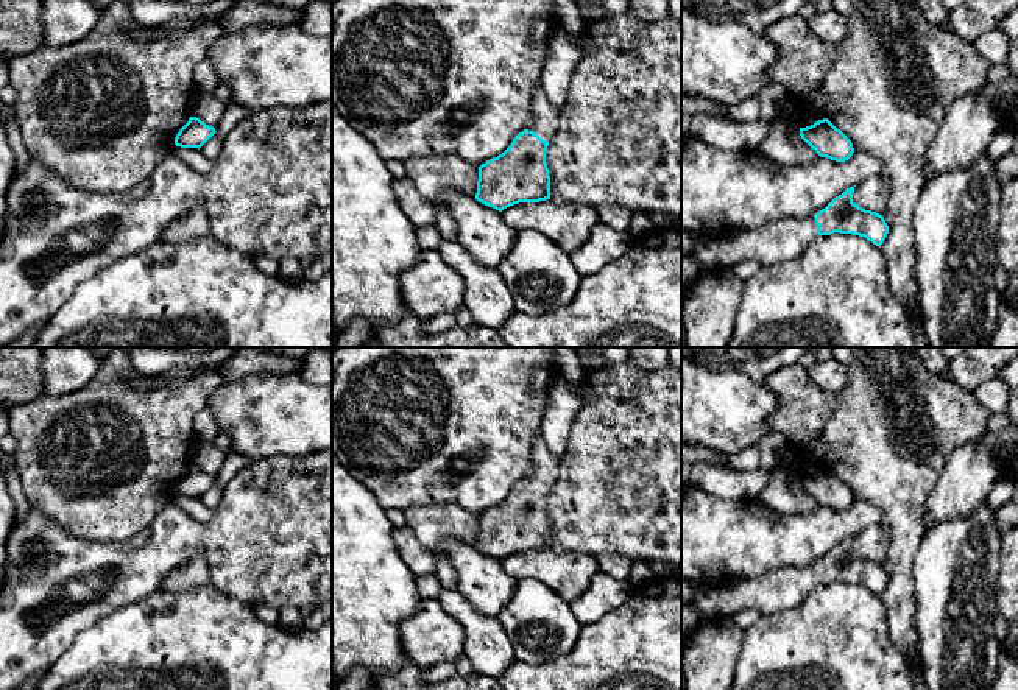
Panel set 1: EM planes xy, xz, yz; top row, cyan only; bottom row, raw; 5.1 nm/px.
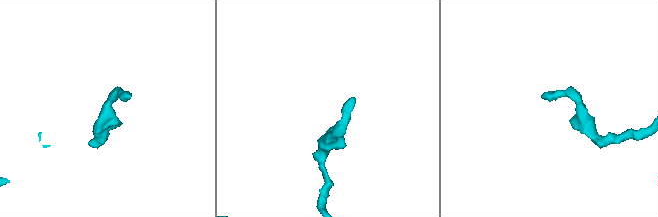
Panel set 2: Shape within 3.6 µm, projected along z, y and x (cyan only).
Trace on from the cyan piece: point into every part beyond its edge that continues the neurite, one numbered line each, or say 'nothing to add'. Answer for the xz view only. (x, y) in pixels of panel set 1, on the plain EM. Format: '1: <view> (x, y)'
1: xz (544, 471)

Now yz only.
1: yz (788, 586)

